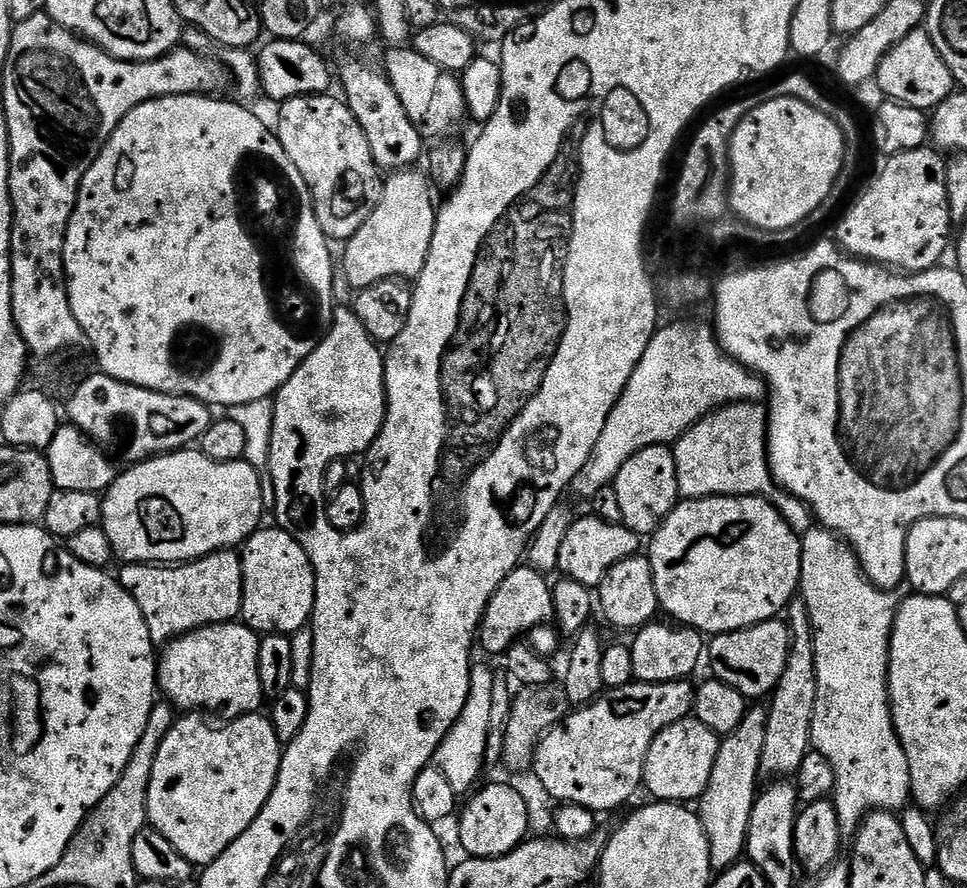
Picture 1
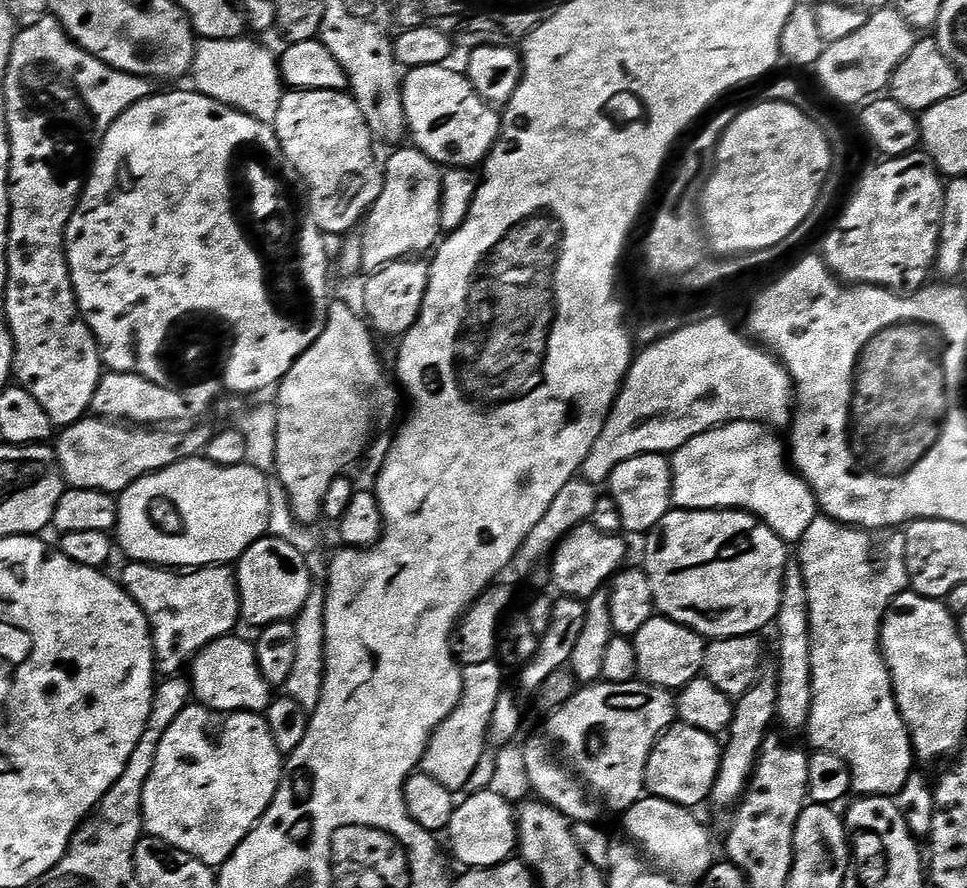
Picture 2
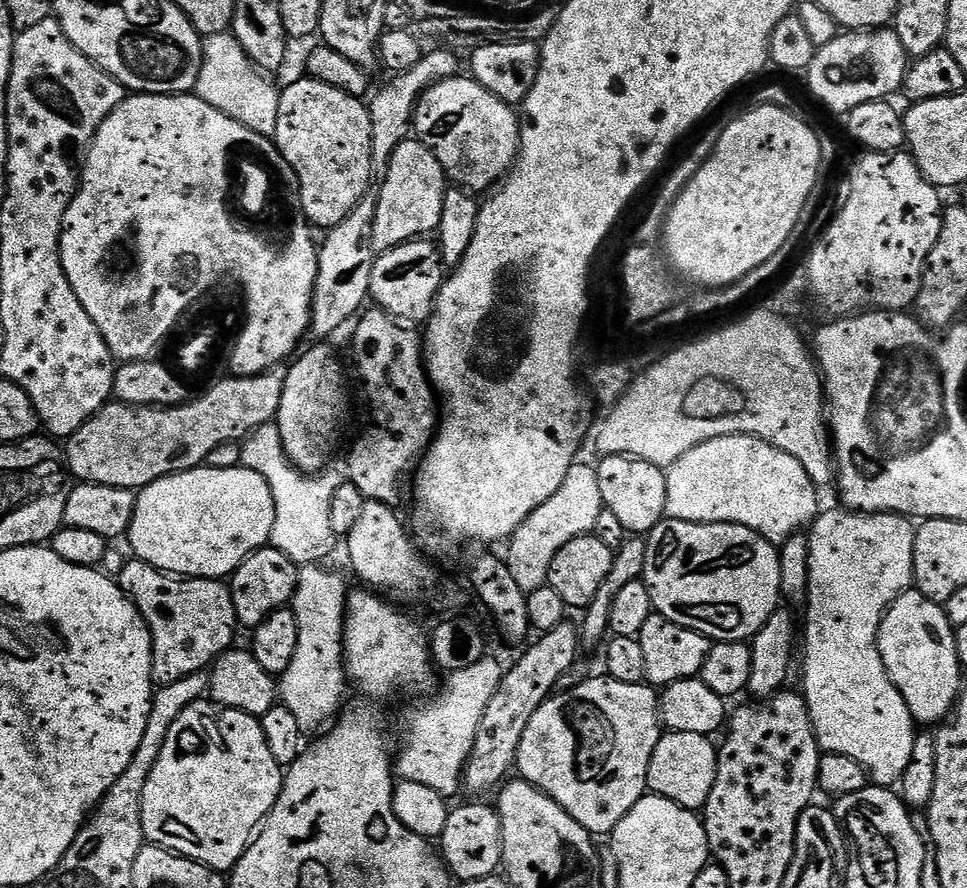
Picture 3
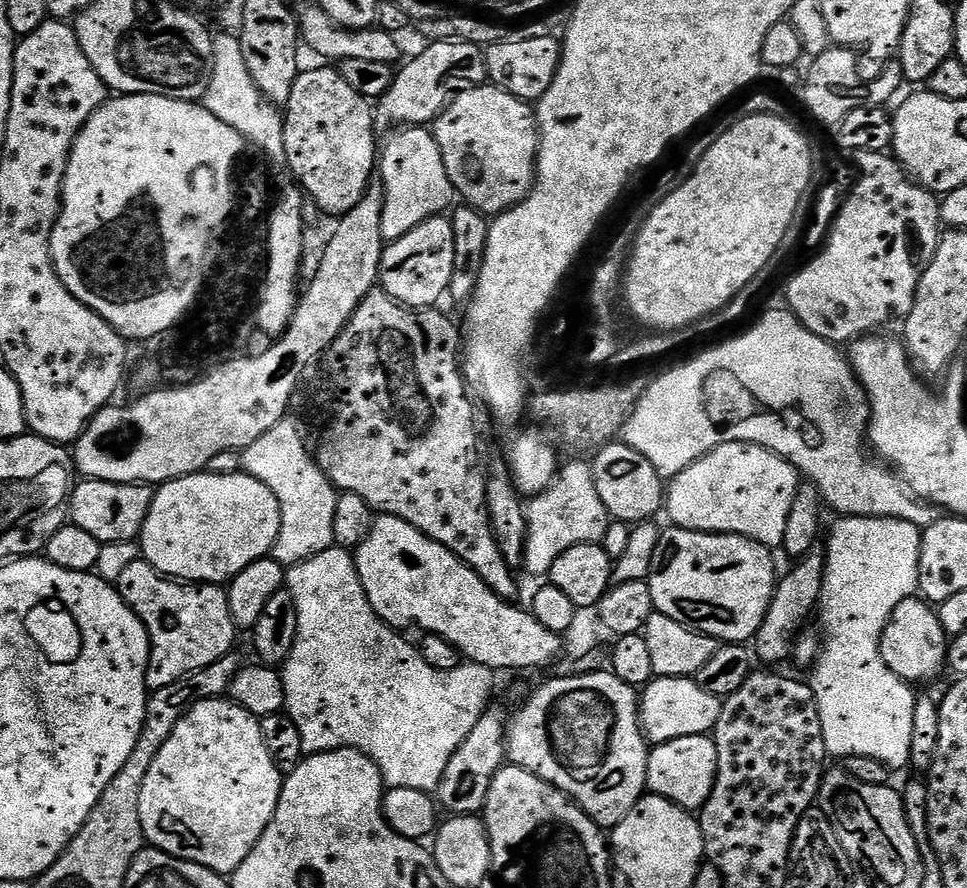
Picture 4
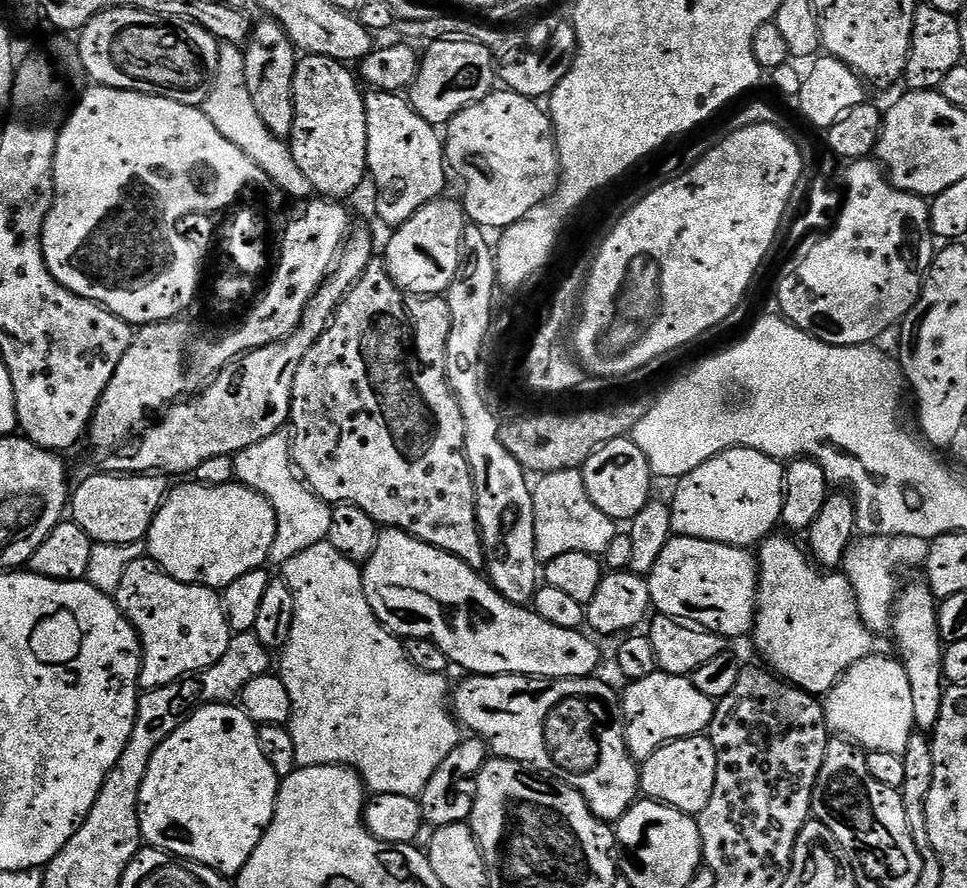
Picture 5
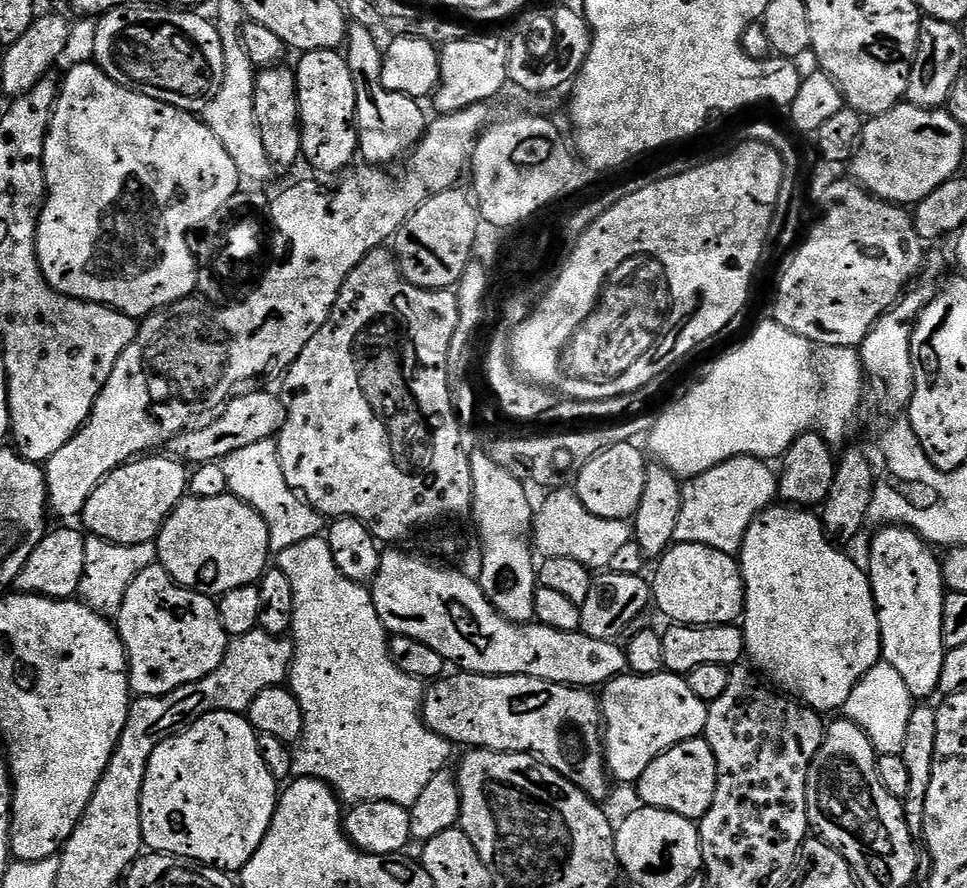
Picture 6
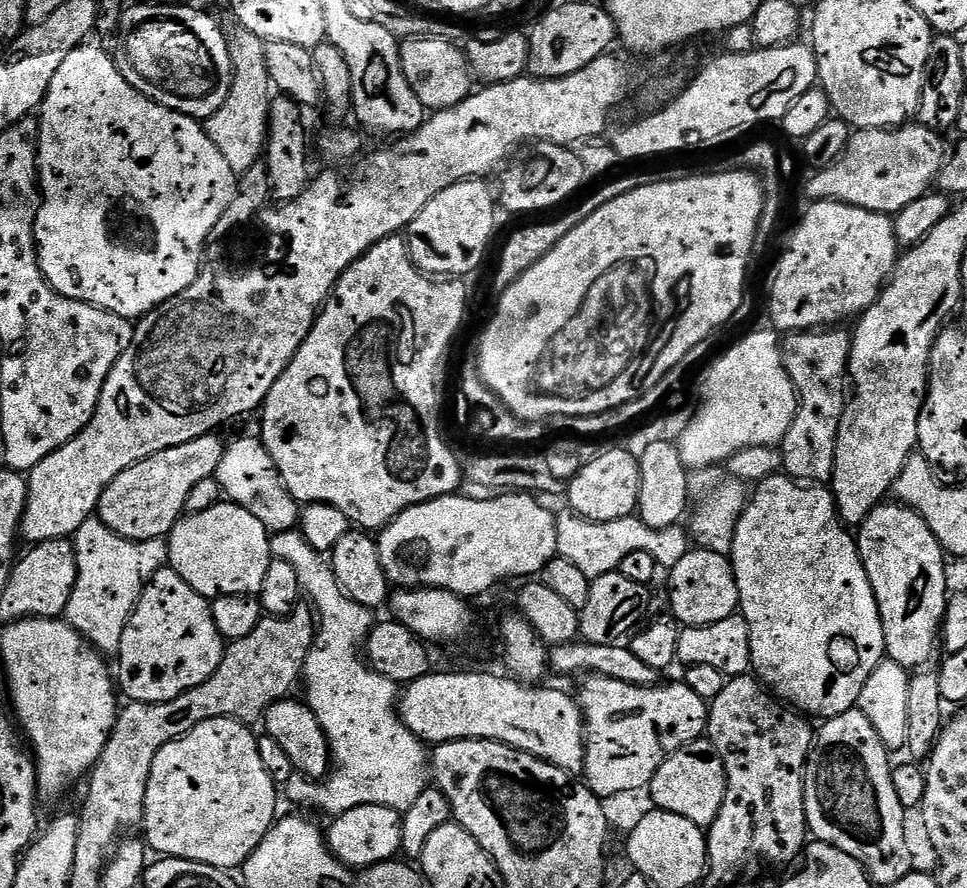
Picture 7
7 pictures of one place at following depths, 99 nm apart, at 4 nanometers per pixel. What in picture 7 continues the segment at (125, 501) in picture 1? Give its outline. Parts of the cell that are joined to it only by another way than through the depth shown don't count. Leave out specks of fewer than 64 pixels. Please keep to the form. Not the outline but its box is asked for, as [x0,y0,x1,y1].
[166,502,273,598]

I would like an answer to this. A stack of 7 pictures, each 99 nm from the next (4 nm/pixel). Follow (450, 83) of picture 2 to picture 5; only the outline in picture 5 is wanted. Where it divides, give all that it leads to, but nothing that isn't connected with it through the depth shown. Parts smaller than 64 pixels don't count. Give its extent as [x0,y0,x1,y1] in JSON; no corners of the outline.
[444,90,560,230]

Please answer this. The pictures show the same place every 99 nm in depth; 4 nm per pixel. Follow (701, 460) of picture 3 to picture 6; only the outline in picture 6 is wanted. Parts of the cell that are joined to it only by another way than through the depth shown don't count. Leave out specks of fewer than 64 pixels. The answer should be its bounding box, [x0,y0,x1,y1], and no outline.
[677,456,778,553]

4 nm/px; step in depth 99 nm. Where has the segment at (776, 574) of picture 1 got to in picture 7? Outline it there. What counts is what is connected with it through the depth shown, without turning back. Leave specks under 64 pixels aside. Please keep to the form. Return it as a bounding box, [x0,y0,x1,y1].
[666,546,740,626]

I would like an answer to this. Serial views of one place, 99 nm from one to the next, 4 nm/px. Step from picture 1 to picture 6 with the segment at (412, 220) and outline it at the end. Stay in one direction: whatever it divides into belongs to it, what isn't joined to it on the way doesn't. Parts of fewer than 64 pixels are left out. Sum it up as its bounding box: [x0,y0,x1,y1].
[346,26,426,166]

